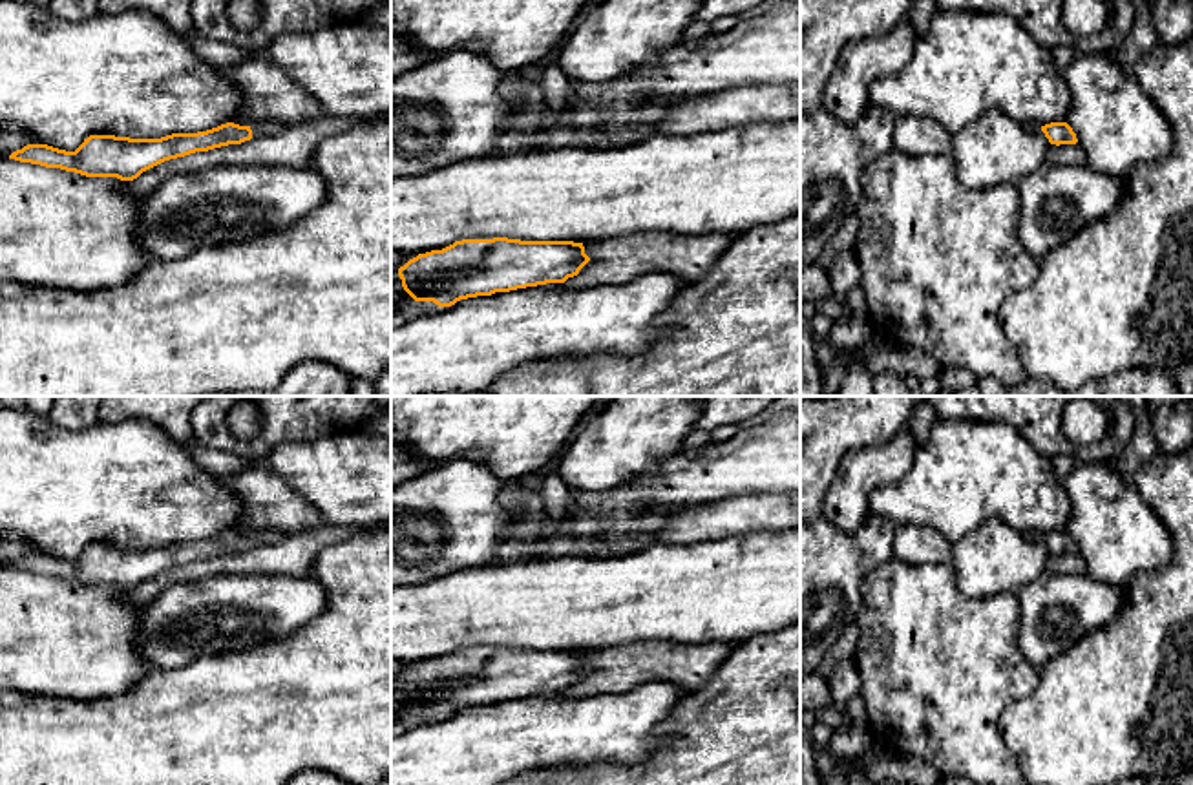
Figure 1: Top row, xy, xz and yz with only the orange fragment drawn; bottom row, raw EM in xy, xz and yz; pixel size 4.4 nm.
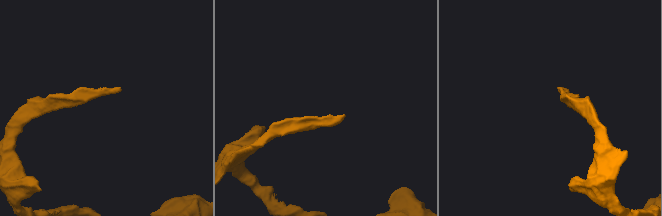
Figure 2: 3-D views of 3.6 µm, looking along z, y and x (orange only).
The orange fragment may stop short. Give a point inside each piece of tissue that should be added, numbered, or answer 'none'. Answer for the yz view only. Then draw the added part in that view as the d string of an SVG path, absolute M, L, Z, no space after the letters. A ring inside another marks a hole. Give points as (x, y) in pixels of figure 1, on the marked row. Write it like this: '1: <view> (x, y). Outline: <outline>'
none

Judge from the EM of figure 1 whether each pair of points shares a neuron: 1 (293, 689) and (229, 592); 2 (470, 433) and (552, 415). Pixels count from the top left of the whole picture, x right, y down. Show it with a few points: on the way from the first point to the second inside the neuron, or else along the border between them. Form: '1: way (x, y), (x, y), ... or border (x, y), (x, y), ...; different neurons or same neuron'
1: border (302, 627), (284, 638), (220, 652); different neurons
2: way (490, 415), (532, 415); same neuron

